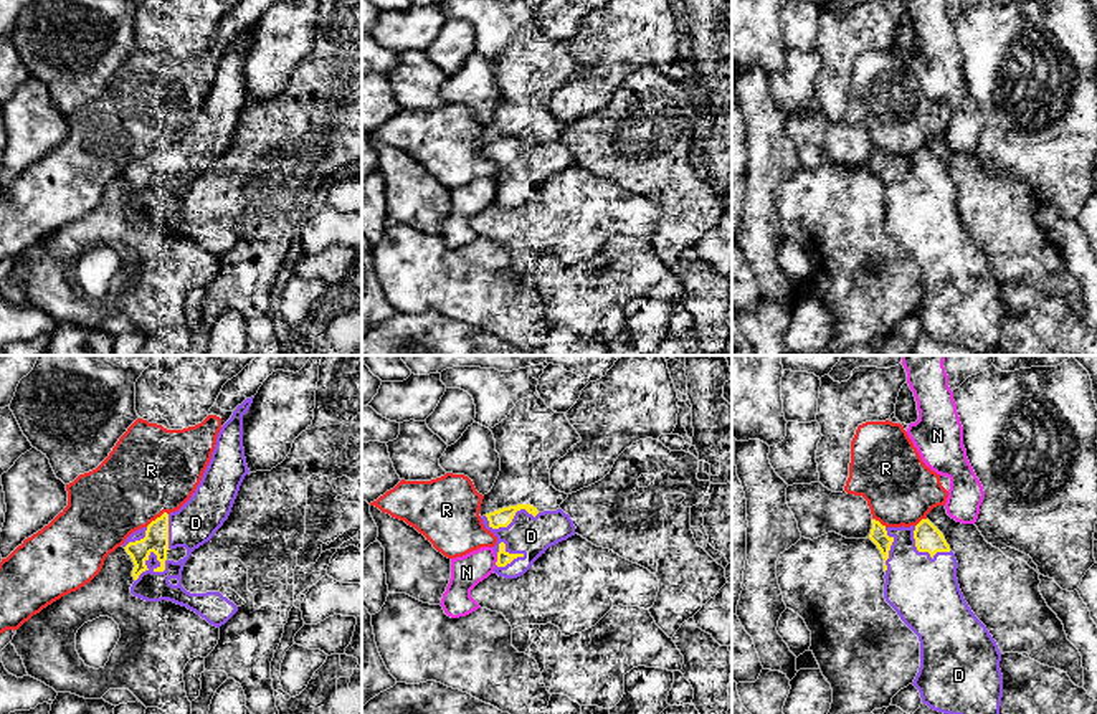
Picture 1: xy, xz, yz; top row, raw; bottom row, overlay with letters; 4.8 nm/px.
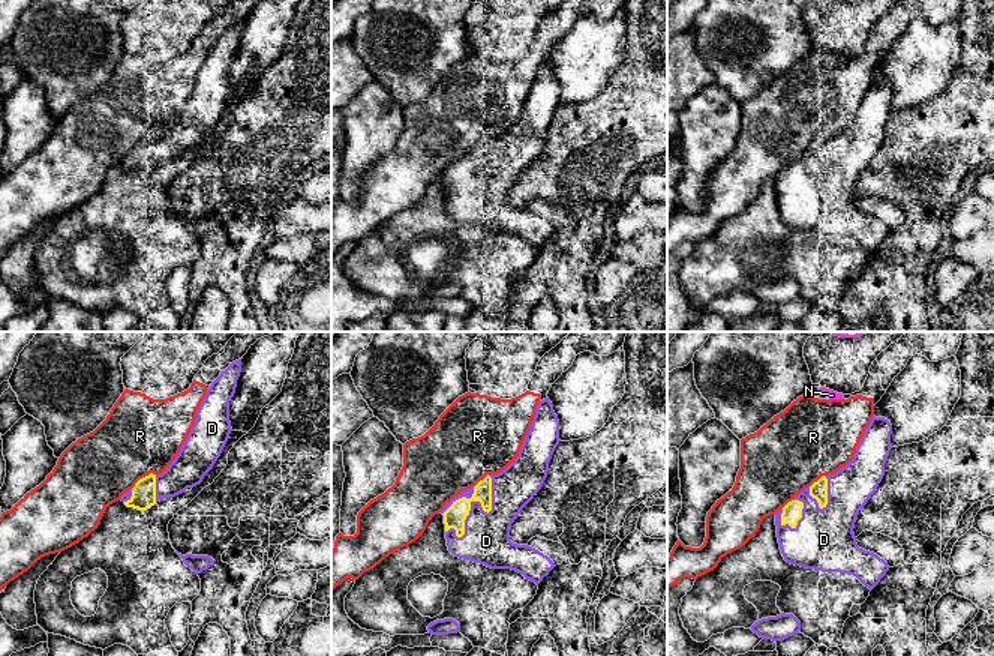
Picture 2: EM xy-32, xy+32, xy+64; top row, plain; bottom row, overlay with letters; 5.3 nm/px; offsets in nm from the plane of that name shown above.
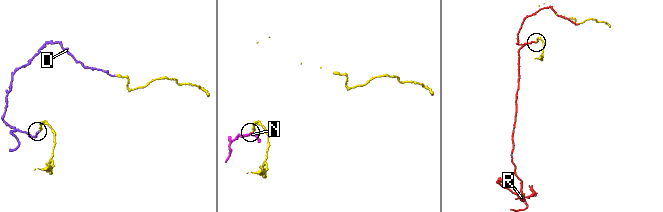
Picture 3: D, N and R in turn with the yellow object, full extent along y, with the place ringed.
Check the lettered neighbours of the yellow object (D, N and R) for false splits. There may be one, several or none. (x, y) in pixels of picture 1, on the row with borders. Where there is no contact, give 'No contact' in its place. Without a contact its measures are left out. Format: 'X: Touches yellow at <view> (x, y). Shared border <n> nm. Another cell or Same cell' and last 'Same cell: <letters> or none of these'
D: Touches yellow at xy (156, 554). Shared border 190 nm. Same cell
N: Touches yellow at xz (498, 561). Shared border 50 nm. Another cell
R: Touches yellow at xy (157, 518). Shared border 130 nm. Another cell
Same cell: D

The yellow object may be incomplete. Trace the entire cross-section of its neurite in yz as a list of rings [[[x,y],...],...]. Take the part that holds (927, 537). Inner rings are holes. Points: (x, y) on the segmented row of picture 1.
[[[872,519],[869,539],[884,559],[884,598],[920,641],[920,668],[912,684],[922,702],[943,714],[1000,714],[1001,653],[963,598],[958,562],[943,534],[928,519],[910,527],[886,527]]]

